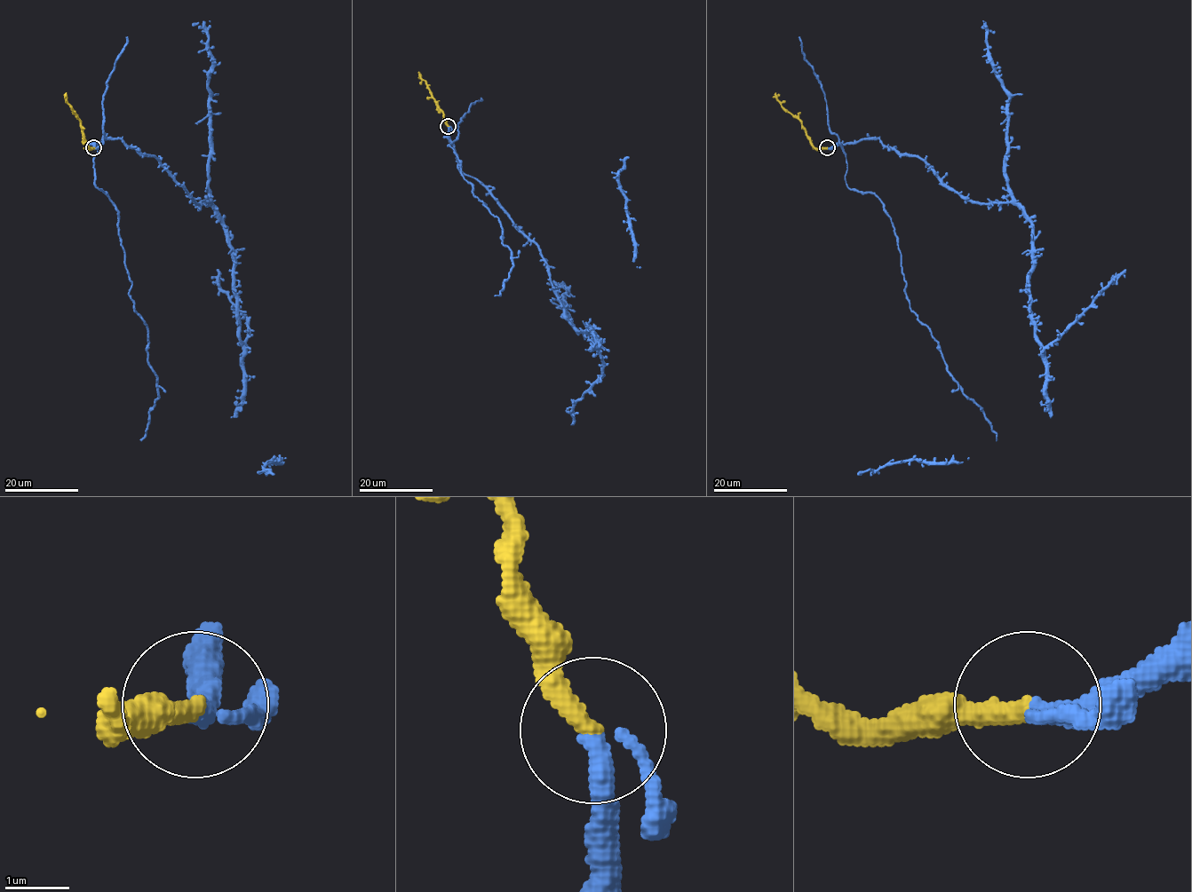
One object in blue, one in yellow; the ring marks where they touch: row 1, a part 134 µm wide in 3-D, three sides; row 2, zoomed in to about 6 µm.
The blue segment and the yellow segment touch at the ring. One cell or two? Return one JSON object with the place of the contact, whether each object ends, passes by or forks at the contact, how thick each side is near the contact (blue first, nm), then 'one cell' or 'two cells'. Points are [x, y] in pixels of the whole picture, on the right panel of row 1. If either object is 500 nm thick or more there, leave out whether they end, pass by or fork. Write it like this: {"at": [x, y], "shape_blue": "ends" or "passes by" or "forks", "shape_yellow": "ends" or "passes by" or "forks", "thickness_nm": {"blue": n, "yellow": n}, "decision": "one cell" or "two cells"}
{"at": [827, 147], "shape_blue": "passes by", "shape_yellow": "ends", "thickness_nm": {"blue": 240, "yellow": 320}, "decision": "one cell"}

